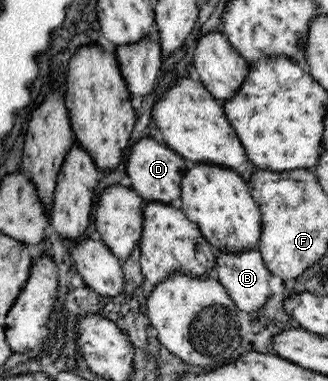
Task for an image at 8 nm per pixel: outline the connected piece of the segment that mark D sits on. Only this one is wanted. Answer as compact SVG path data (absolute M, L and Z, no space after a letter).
M153 137L142 138L139 142L135 142L129 154L129 160L127 160L126 174L131 177L133 182L132 190L135 190L137 194L141 195L145 203L159 201L159 203L165 203L165 205L171 205L174 199L181 196L181 184L184 174L189 170L189 162L185 160L179 153L175 152L171 147L167 145L161 145Z

